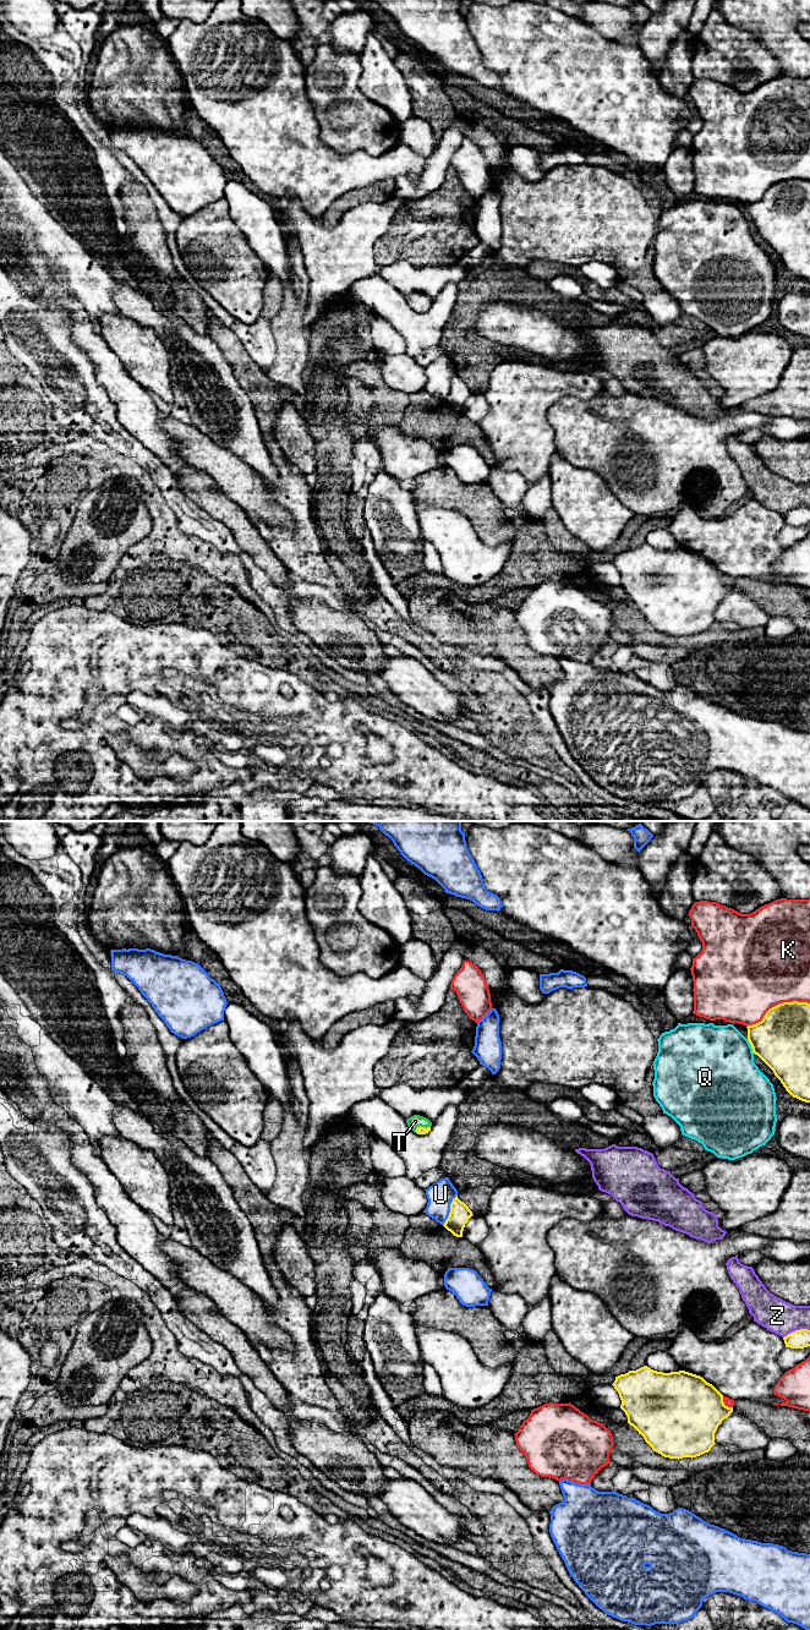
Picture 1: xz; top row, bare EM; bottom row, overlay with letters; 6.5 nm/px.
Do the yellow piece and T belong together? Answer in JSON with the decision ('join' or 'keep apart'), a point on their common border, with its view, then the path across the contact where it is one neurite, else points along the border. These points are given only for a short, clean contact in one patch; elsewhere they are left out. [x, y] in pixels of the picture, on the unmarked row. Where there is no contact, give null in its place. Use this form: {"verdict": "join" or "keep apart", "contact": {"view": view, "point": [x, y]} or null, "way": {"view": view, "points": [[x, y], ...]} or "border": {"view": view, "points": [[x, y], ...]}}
{"verdict": "join", "contact": {"view": "xz", "point": [421, 305]}, "way": {"view": "xz", "points": [[420, 307], [421, 305], [415, 299]]}}

